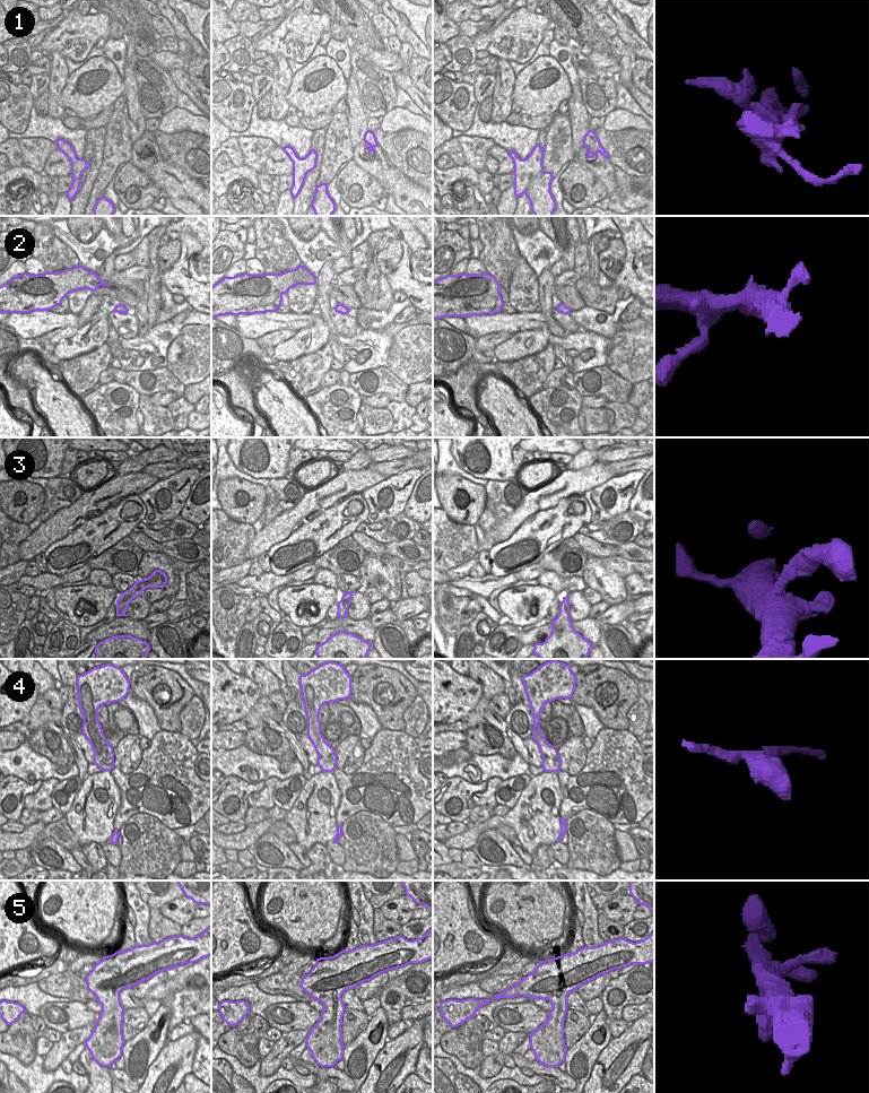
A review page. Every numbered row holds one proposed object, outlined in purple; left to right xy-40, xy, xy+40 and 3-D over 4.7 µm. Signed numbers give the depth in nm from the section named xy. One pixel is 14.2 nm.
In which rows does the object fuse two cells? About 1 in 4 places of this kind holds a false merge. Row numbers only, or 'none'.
none

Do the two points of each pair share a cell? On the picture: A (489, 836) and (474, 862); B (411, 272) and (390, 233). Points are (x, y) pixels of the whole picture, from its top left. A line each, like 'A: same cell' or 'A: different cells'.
A: different cells
B: different cells

